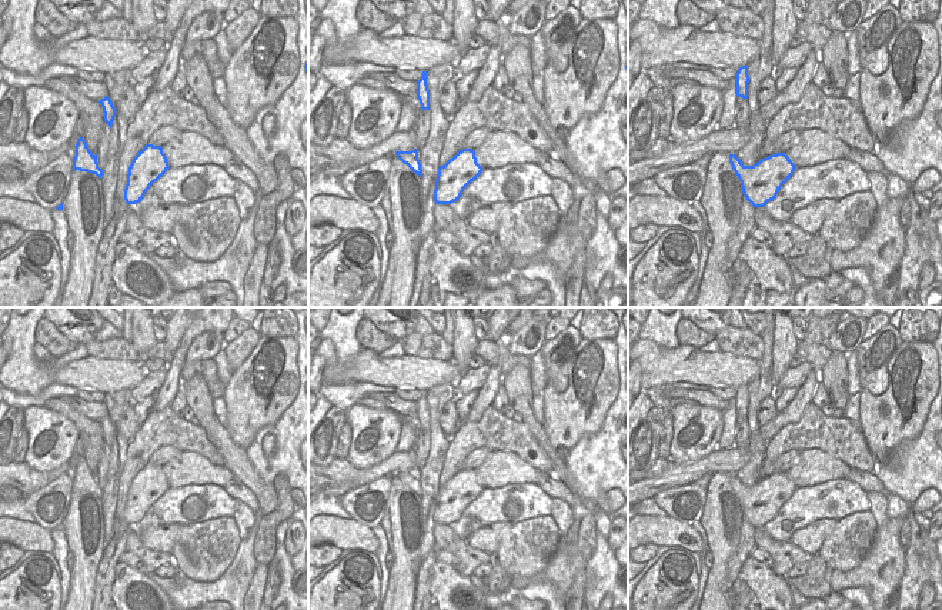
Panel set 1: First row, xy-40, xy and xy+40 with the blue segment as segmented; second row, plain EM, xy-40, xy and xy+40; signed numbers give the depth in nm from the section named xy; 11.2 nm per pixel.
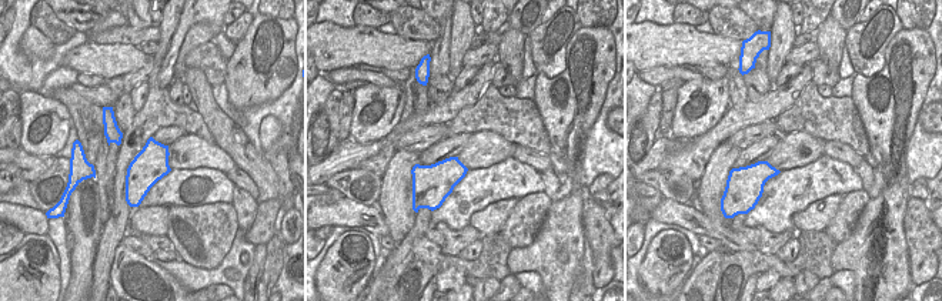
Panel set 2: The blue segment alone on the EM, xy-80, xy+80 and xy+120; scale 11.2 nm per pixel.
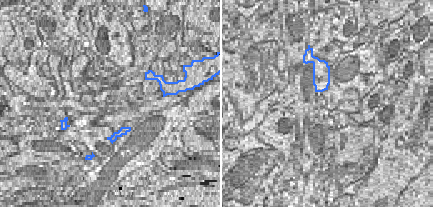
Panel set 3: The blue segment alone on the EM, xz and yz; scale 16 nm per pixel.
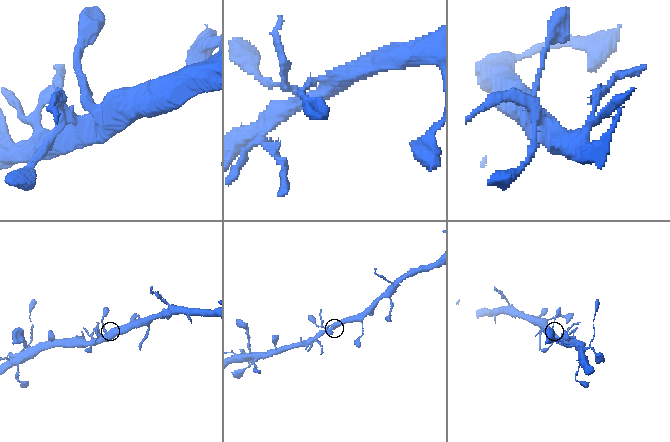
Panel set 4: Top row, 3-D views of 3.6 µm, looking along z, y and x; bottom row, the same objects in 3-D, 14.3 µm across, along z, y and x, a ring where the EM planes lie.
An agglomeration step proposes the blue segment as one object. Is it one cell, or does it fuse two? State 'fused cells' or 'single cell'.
single cell

